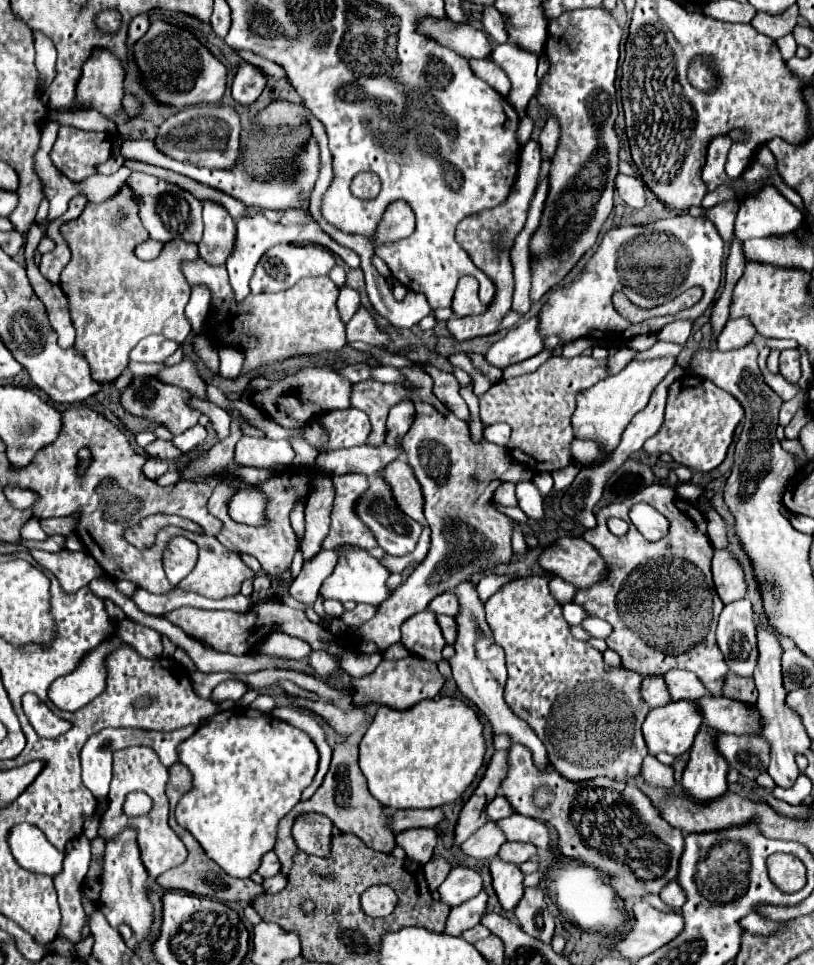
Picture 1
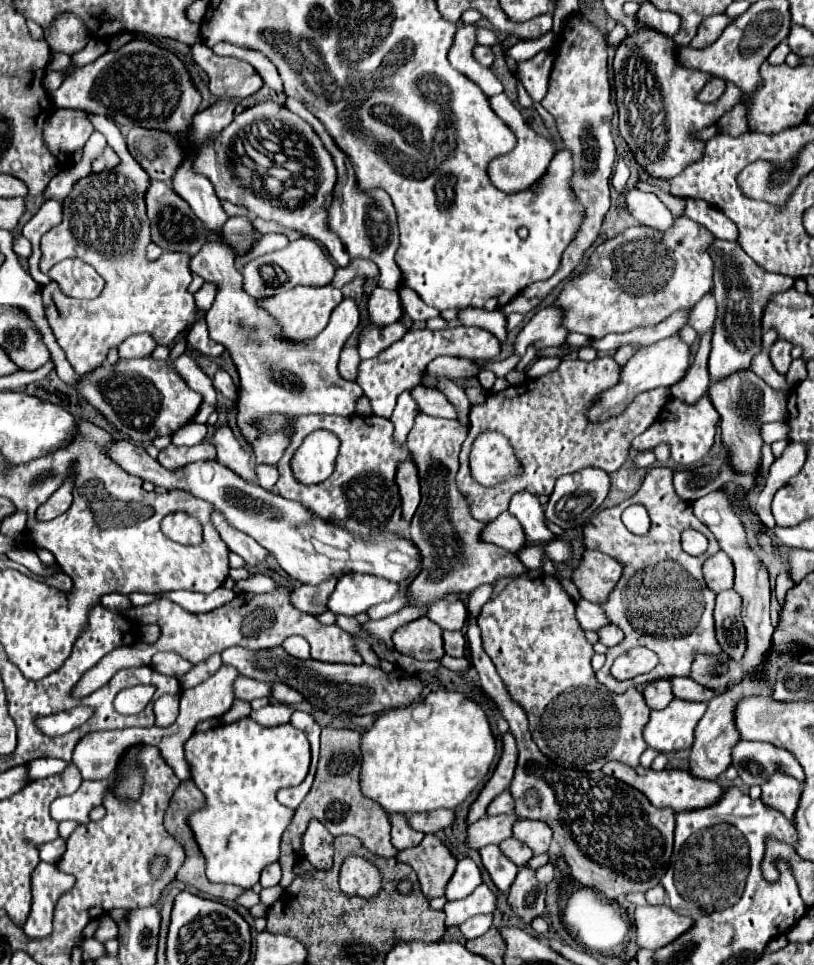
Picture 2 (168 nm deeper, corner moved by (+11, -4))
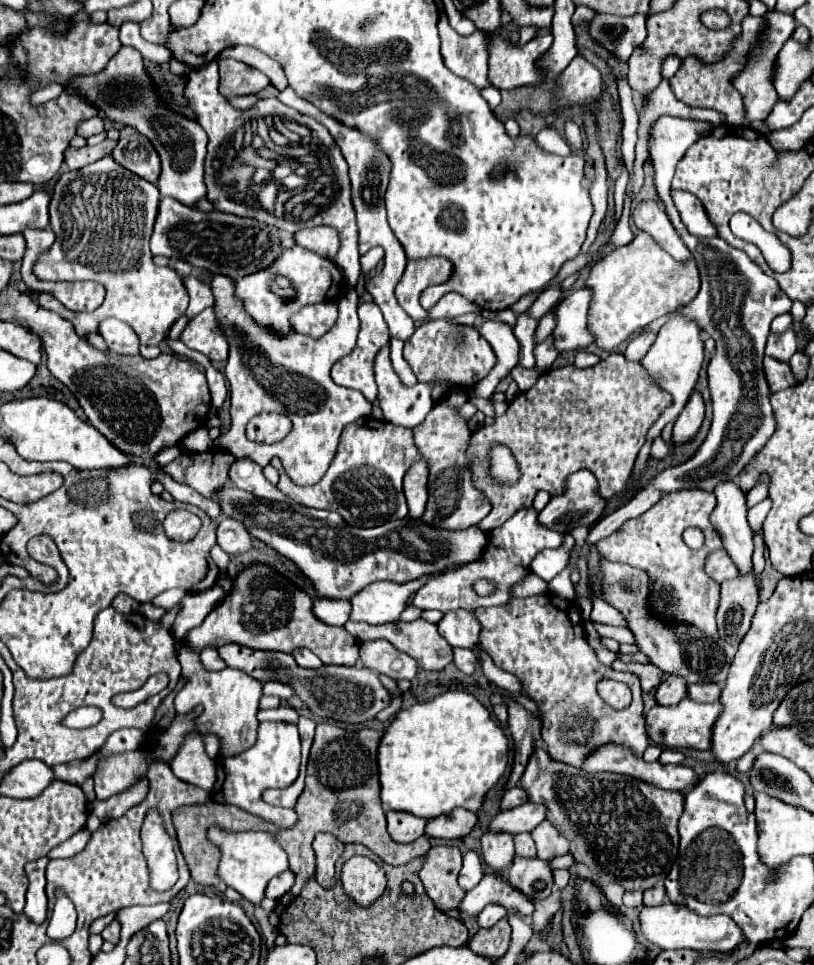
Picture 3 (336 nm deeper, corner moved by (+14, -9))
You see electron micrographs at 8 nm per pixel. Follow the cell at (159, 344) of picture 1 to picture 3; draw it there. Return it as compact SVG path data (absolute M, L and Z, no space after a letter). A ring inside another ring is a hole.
M105 319L97 333L105 339L109 351L119 355L137 355L139 353L139 339L137 333L117 319Z

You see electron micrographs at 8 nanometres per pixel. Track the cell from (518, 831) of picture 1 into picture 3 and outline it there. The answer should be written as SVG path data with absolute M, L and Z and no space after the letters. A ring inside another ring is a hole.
M543 821L541 827L535 827L531 835L537 843L539 859L553 859L553 857L569 853L569 841L549 821Z

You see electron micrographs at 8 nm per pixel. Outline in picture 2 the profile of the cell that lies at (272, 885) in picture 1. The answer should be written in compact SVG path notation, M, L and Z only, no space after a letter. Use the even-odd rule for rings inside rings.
M274 886L274 888L262 888L262 892L258 896L264 906L272 906L282 896L282 892L284 892L282 886Z

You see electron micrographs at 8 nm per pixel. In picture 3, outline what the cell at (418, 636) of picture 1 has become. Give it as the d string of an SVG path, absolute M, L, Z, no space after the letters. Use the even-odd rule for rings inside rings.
M425 619L413 621L413 623L405 623L405 621L397 621L397 623L387 623L387 625L369 625L369 623L355 623L355 621L347 621L345 629L357 637L359 641L369 641L369 639L387 639L389 643L393 643L397 649L405 651L407 655L411 655L413 659L417 659L421 663L423 669L429 671L441 671L445 665L449 665L453 661L453 649L449 647L449 643L445 643L445 639L441 639L437 625L429 623Z

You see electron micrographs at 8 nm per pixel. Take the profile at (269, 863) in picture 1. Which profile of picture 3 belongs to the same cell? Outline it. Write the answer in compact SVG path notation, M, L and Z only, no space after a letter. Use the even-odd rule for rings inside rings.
M283 871L281 875L277 875L269 881L265 895L269 899L281 899L285 893L289 893L293 883L295 883L295 873L293 871Z

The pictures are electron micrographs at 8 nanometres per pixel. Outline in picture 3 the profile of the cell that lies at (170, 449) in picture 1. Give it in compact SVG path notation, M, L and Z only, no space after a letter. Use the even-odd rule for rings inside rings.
M209 449L207 453L183 451L175 461L163 467L163 471L177 483L189 485L203 497L215 497L221 487L229 483L229 467L235 455L221 449Z

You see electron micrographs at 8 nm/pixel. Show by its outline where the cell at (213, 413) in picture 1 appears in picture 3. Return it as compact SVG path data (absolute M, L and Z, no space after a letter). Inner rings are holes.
M241 457L237 459L231 469L229 469L229 479L237 489L243 489L251 495L257 495L261 499L269 499L269 501L287 501L285 495L281 495L281 491L277 491L275 485L271 485L261 467L251 461L249 457Z

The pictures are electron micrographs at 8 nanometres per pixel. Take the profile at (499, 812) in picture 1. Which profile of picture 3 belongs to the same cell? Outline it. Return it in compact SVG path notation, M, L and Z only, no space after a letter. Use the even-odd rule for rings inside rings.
M511 787L501 799L501 809L511 809L517 805L523 805L523 803L527 803L527 797L529 795L525 795L523 787Z

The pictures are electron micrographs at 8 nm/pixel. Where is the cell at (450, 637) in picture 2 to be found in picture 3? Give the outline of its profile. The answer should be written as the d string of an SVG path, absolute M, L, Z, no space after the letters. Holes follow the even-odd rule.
M455 649L453 655L455 655L457 669L461 669L467 675L471 675L479 665L479 655L475 651L471 651L471 649Z

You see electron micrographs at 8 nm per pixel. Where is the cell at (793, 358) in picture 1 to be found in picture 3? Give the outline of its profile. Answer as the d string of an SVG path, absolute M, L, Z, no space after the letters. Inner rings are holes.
M789 327L785 333L777 335L777 333L769 333L767 345L765 345L765 355L779 359L779 361L789 361L793 351L797 351L797 333L793 331L793 327Z

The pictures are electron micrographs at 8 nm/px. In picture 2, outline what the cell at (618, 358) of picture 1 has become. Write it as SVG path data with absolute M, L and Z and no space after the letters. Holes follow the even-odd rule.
M620 346L612 358L614 358L614 362L618 362L618 366L624 366L634 356L636 350L638 350L636 346Z

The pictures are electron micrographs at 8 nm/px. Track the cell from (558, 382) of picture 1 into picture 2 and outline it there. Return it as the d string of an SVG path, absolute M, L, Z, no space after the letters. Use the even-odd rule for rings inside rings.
M596 358L592 362L584 360L562 360L562 364L540 378L526 380L512 390L488 392L482 404L472 404L470 408L470 432L462 444L460 470L456 474L456 486L464 498L468 498L470 512L476 520L492 522L500 512L508 508L514 492L526 490L534 496L552 494L554 484L560 476L572 474L586 466L602 468L604 472L616 472L628 456L630 442L634 436L642 434L660 414L666 400L670 398L670 388L654 388L642 392L620 416L610 418L604 424L592 424L584 418L584 410L592 404L596 394L618 382L620 366L610 358ZM482 432L500 432L508 438L514 448L514 456L520 462L520 474L506 478L504 482L486 488L480 486L470 476L468 456L474 440Z

